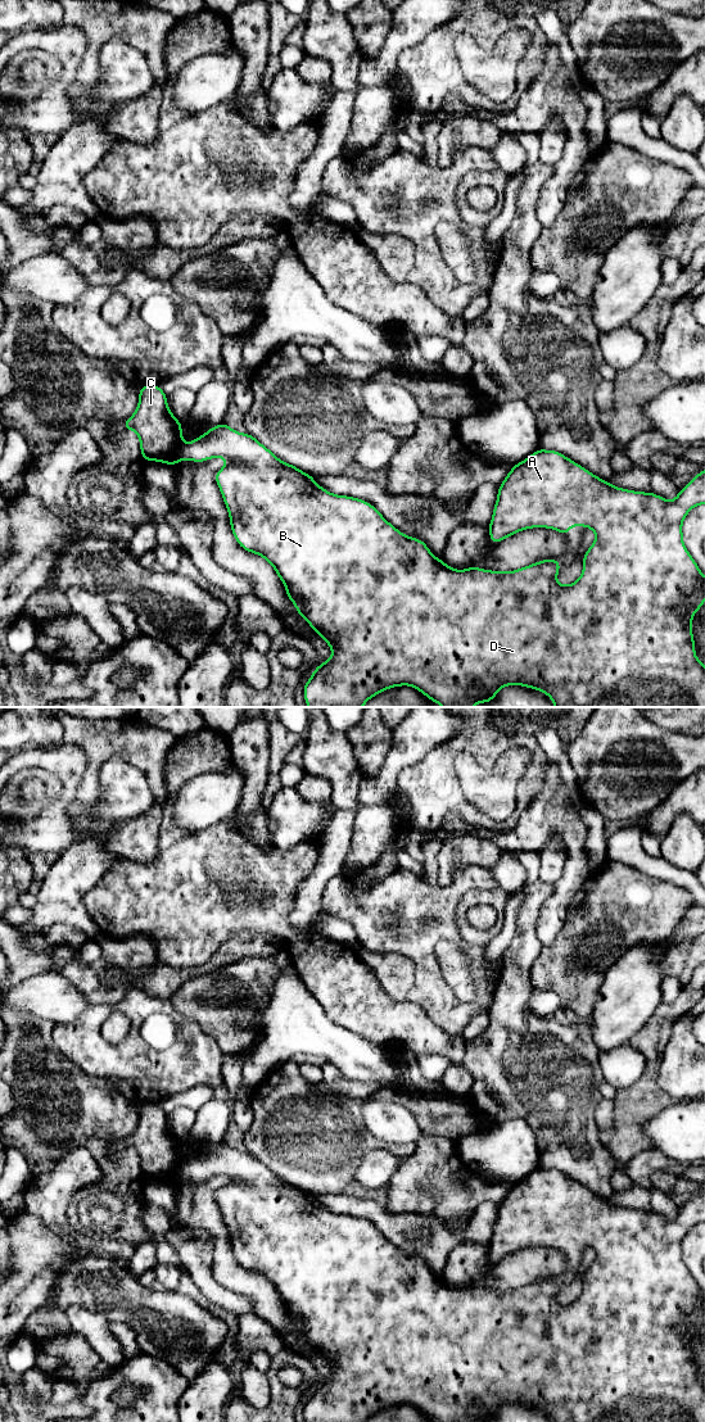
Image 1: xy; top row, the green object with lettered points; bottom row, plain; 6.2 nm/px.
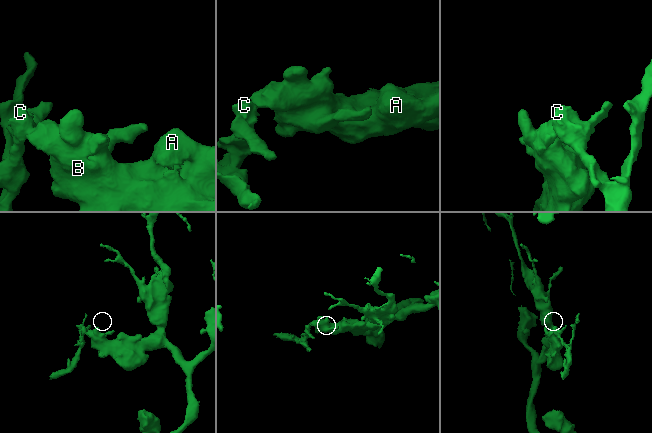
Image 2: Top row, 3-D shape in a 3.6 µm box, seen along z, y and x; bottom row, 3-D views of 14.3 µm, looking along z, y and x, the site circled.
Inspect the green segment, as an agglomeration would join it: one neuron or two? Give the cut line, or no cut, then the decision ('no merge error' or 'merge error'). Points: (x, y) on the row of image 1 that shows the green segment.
xy (184, 444), (172, 465) | merge error

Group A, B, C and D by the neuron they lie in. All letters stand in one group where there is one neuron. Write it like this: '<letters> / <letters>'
A B D / C

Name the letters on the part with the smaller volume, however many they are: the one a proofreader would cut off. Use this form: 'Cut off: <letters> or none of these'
Cut off: C

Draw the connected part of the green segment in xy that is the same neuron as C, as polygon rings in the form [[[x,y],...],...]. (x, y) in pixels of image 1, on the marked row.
[[[144,385],[139,388],[139,406],[134,415],[122,422],[123,430],[134,430],[140,441],[141,459],[157,461],[173,466],[182,444],[182,425],[167,406],[167,394],[161,385]]]

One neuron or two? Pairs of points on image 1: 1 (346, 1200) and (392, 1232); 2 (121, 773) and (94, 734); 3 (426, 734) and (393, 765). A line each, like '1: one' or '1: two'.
1: one
2: two
3: one

